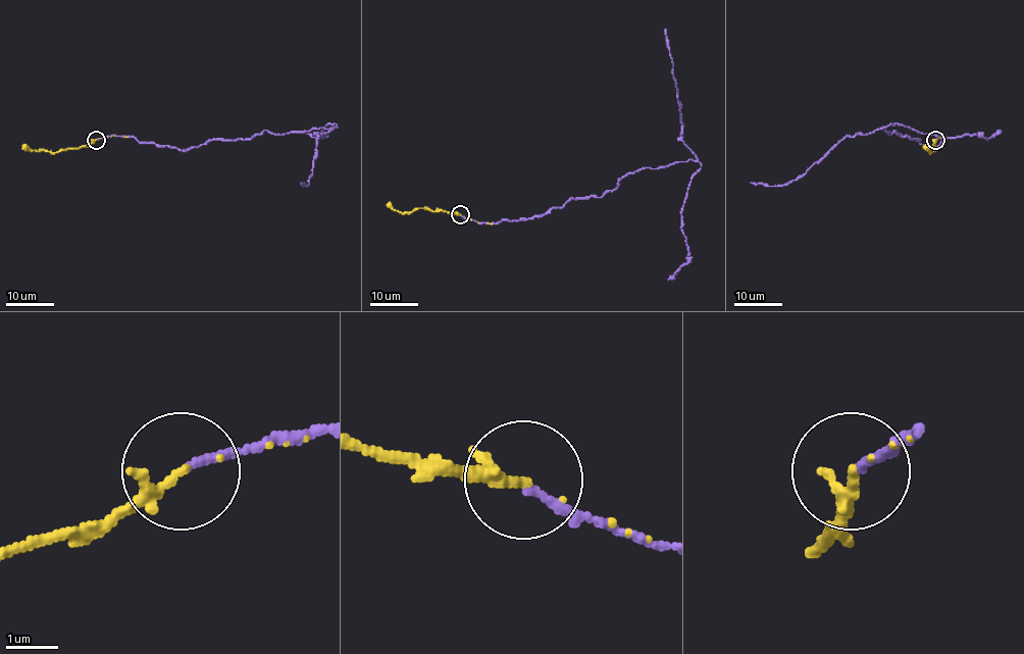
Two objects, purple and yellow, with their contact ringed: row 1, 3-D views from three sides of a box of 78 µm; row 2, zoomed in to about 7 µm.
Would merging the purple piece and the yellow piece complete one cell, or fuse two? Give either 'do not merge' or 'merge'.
merge

